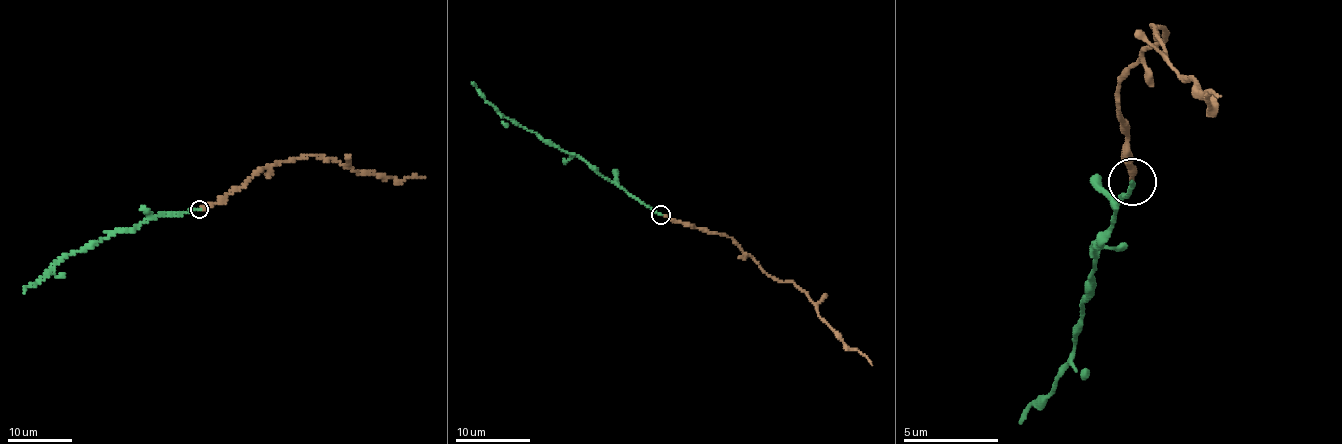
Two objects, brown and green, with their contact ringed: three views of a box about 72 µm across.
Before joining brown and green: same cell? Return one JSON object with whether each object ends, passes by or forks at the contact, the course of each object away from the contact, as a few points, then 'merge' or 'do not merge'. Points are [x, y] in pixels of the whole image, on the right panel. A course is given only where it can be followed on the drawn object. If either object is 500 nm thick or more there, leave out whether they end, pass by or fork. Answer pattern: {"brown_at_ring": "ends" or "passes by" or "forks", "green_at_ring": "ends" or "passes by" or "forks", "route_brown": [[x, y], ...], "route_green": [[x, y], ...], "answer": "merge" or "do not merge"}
{"brown_at_ring": "ends", "green_at_ring": "ends", "route_brown": [[1134, 181], [1114, 96], [1160, 45], [1164, 27], [1151, 27], [1180, 76], [1211, 106], [1210, 92], [1221, 97]], "route_green": [[1134, 181], [1103, 240], [1095, 240], [1093, 277], [1081, 305], [1085, 305], [1073, 352], [1020, 422]], "answer": "do not merge"}

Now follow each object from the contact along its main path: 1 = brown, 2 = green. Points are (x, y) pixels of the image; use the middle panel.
1: (660, 215), (724, 233), (763, 271), (783, 282), (793, 282), (806, 291), (818, 314), (848, 348), (872, 365)
2: (660, 215), (584, 160), (502, 116), (471, 82)

